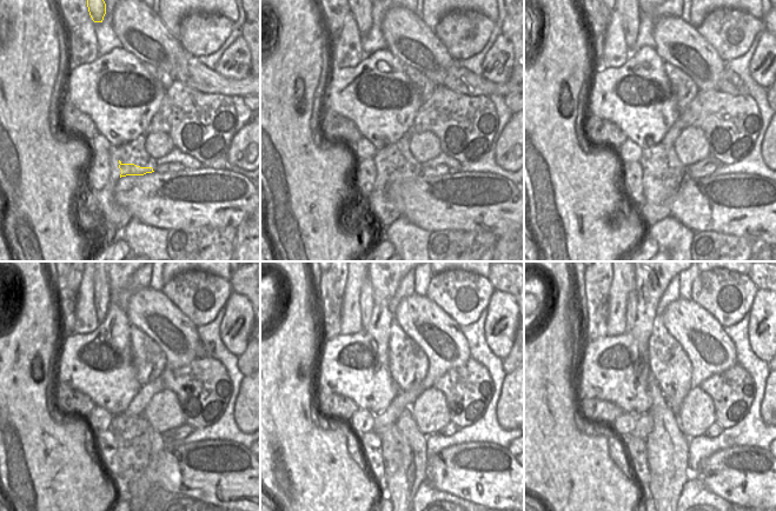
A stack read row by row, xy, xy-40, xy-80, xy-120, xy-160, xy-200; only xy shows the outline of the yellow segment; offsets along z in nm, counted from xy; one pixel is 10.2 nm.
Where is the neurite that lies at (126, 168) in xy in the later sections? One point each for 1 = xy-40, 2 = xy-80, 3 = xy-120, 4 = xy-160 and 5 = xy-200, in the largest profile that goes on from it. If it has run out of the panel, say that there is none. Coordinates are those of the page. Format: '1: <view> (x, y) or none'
1: xy-40 (396, 176)
2: xy-80 (664, 181)
3: xy-120 (140, 449)
4: xy-160 (405, 445)
5: xy-200 (667, 445)

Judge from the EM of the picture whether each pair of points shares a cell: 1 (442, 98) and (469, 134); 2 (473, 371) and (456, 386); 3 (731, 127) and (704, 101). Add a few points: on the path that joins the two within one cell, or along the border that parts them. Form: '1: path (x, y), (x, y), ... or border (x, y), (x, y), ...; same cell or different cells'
1: path (445, 107), (463, 125); same cell
2: path (469, 376), (461, 384); same cell
3: path (724, 120), (711, 108); same cell

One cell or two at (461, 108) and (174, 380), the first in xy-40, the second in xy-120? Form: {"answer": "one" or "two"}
{"answer": "one"}

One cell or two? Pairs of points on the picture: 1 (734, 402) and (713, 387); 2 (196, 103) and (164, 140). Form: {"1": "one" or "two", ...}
{"1": "one", "2": "two"}

